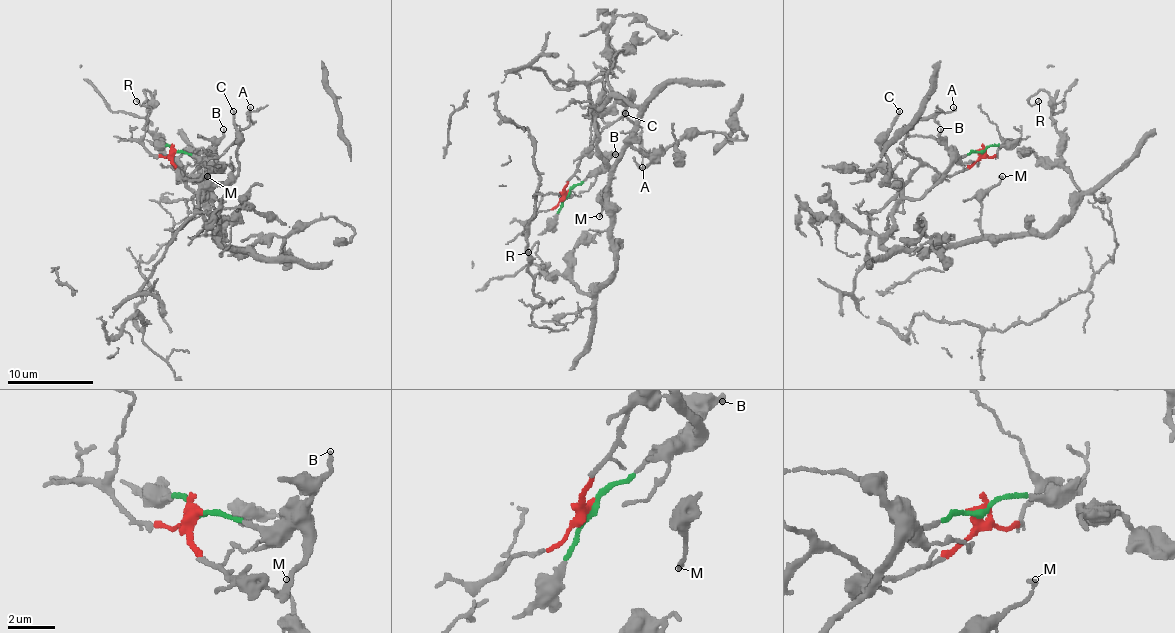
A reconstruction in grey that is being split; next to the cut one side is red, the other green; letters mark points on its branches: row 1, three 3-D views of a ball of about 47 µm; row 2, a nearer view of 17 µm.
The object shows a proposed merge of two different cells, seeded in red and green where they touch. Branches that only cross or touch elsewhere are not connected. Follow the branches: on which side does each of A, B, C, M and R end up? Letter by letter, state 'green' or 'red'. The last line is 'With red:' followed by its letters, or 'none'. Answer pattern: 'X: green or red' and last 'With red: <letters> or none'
A: red
B: green
C: green
M: green
R: green
With red: A

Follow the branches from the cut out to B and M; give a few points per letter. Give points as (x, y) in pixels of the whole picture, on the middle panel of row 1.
B: (566, 195), (616, 154)
M: (566, 195), (605, 169), (590, 113), (612, 96), (629, 100), (640, 111), (640, 124), (599, 216)

